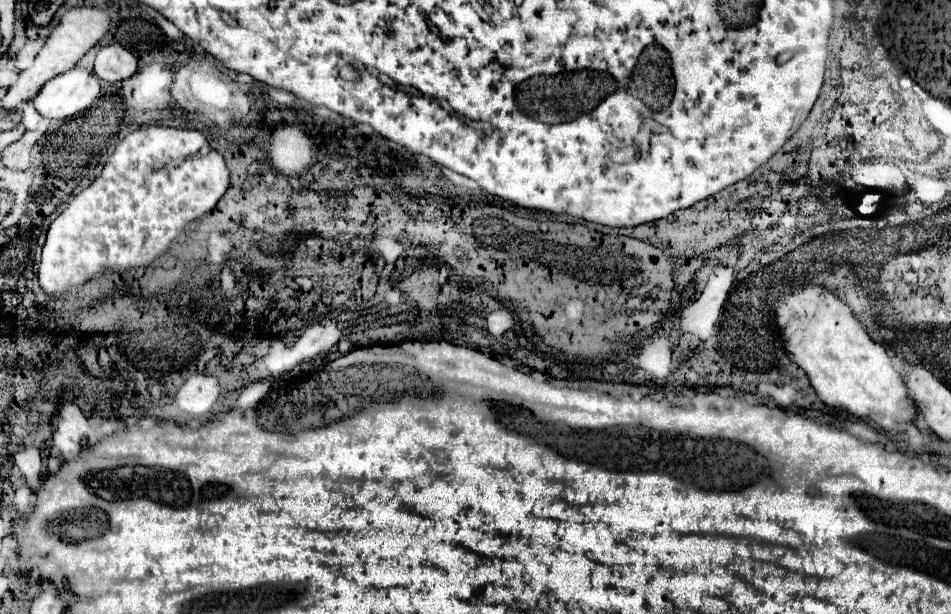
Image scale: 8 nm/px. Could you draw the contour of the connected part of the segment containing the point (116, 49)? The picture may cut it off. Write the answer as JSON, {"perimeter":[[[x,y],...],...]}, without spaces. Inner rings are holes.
{"perimeter":[[[110,44],[100,48],[96,56],[96,76],[108,82],[126,80],[138,69],[136,56],[122,44]]]}

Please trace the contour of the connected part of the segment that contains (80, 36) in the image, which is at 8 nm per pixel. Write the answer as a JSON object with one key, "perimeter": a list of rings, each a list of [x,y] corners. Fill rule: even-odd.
{"perimeter":[[[78,6],[78,8],[72,8],[68,10],[66,16],[62,16],[60,24],[52,30],[50,38],[46,40],[44,48],[38,52],[36,60],[34,60],[34,66],[20,72],[18,76],[18,82],[14,86],[8,88],[6,96],[2,98],[2,106],[6,110],[14,110],[20,102],[26,102],[30,100],[32,96],[36,96],[36,92],[40,92],[40,88],[52,80],[54,76],[74,68],[78,64],[78,60],[92,48],[100,42],[100,38],[108,32],[108,24],[110,24],[110,18],[104,10],[100,8],[90,8],[90,6]]]}

